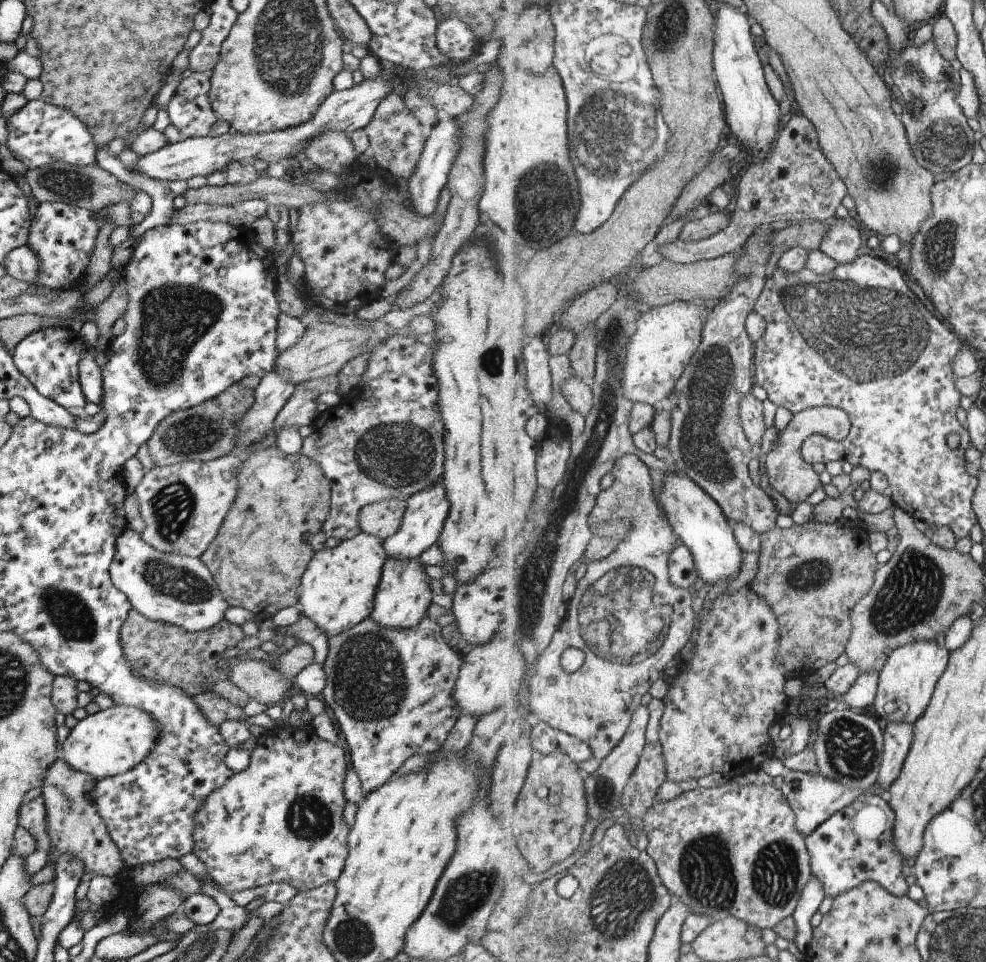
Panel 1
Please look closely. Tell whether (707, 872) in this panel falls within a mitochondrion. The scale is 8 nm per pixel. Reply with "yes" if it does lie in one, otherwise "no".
yes

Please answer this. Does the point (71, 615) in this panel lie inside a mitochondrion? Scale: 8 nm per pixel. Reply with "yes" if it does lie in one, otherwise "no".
yes

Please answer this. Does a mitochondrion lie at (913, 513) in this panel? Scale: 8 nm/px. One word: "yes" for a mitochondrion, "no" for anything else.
no

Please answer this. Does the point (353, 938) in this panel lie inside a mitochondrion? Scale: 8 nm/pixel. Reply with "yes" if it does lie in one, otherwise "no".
yes

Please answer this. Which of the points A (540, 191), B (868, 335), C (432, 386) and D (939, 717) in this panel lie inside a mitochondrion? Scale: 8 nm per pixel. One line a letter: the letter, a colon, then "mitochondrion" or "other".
A: mitochondrion
B: mitochondrion
C: other
D: other

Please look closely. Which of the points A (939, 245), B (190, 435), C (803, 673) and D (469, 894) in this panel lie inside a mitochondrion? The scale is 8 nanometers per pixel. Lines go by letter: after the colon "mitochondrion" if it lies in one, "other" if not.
A: mitochondrion
B: mitochondrion
C: other
D: mitochondrion

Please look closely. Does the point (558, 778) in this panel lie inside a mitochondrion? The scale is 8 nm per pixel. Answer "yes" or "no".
no

